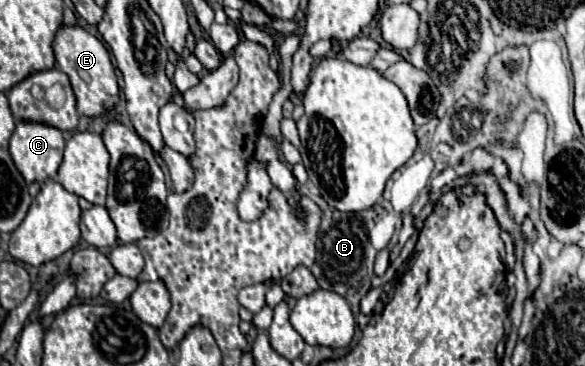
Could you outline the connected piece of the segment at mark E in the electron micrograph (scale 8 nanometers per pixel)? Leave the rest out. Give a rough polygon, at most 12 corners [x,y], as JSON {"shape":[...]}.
{"shape":[[82,26],[52,40],[84,116],[118,102],[106,46]]}

